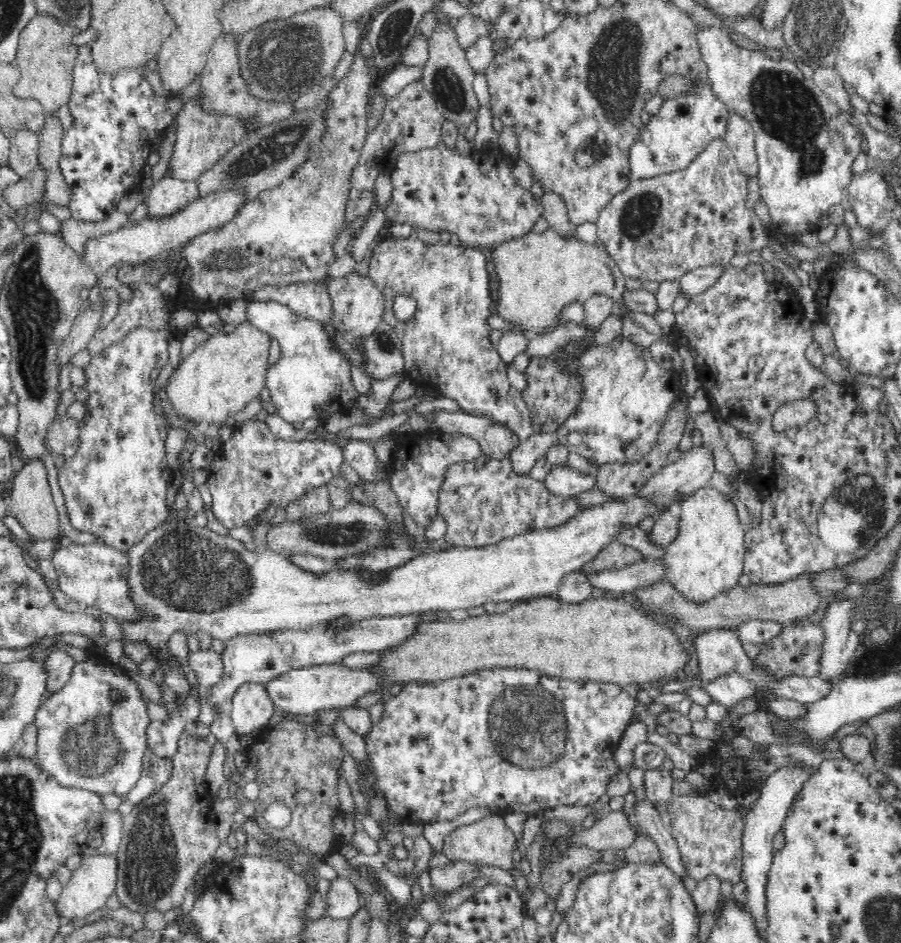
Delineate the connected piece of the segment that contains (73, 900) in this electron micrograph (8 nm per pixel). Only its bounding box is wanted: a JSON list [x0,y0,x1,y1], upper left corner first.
[57,853,118,922]

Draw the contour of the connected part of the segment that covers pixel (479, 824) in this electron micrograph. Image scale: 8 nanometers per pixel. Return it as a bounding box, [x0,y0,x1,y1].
[443,813,515,870]

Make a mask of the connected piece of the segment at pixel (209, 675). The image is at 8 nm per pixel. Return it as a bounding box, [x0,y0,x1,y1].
[182,648,222,686]

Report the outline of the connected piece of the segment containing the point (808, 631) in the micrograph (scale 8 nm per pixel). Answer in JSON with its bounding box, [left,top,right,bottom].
[751,616,826,680]

